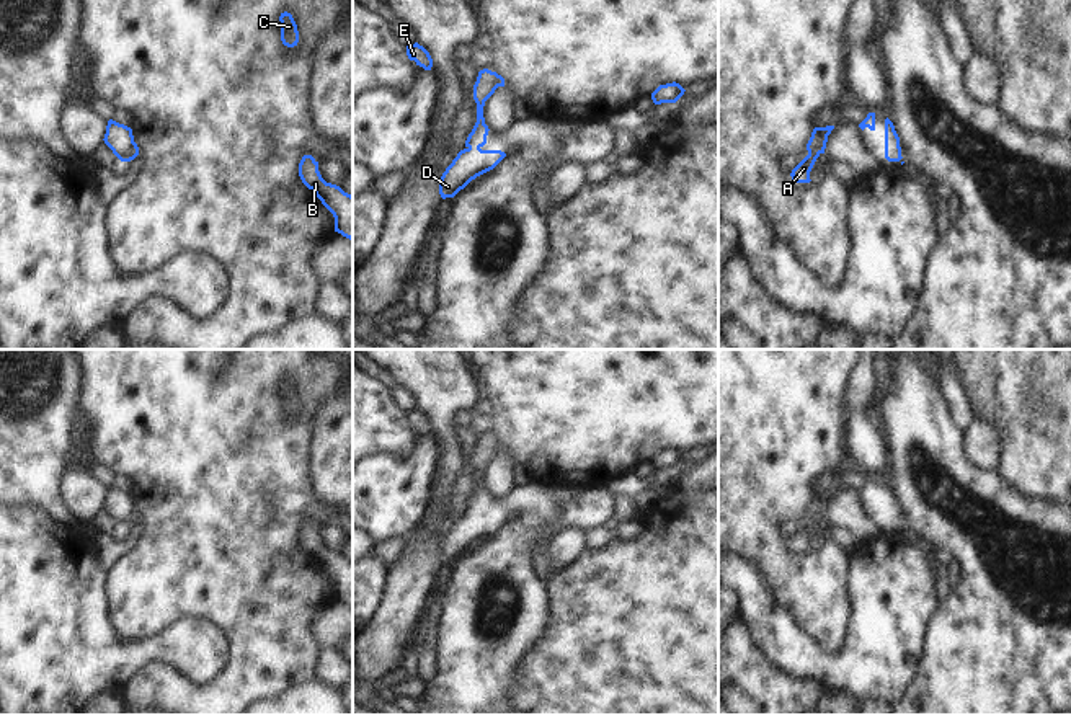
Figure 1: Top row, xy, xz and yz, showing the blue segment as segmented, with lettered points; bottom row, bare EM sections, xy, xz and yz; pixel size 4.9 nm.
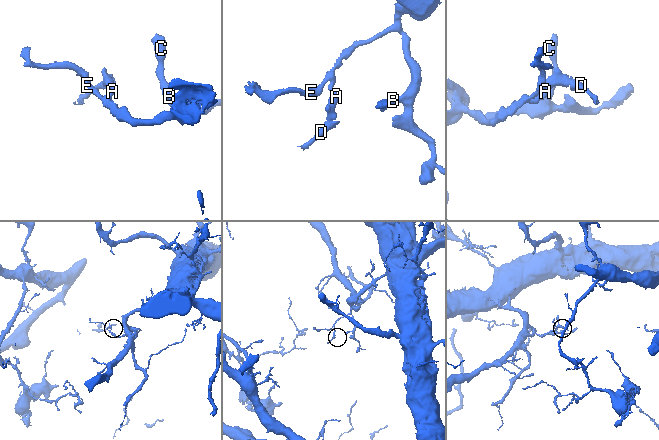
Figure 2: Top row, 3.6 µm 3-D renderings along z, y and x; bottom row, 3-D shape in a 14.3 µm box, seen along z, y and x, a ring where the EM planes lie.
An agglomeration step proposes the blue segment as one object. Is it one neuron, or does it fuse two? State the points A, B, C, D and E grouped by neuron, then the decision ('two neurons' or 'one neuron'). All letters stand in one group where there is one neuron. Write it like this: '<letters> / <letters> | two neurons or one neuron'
A B C E / D | two neurons

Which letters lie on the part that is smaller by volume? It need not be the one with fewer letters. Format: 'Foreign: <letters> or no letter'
Foreign: D

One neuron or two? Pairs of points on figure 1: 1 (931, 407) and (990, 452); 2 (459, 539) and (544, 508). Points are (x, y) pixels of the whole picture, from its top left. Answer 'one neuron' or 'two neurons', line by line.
1: two neurons
2: one neuron

